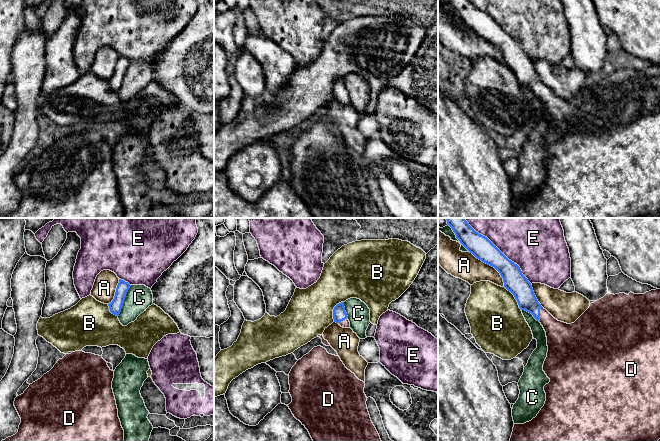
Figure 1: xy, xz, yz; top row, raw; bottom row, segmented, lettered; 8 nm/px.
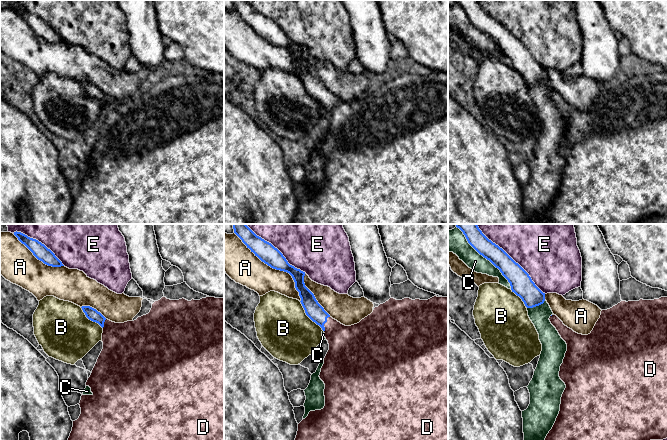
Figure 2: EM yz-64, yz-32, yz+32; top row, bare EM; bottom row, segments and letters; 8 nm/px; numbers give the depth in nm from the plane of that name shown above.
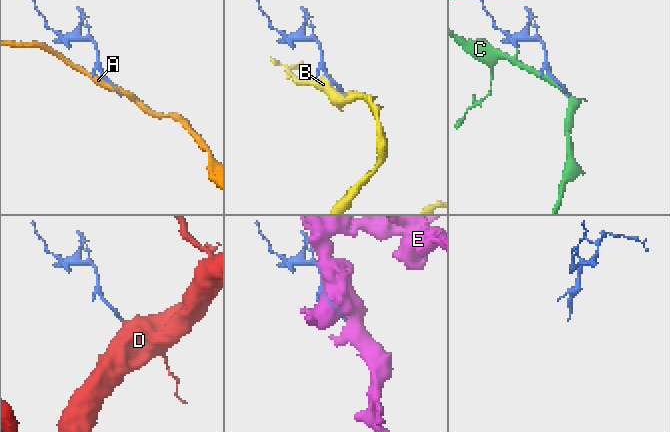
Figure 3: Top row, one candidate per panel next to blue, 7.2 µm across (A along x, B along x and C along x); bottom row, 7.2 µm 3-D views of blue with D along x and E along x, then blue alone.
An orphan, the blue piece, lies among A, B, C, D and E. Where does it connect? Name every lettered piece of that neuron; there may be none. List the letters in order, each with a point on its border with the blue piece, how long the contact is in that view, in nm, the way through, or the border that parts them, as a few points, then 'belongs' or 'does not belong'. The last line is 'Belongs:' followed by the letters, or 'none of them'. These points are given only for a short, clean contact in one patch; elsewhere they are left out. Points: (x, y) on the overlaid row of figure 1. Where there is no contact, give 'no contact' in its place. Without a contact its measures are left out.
A: meets blue in yz at (491, 265); contact 400 nm long; does not belong
B: meets blue in xz at (333, 310); contact 190 nm long; border along xz (343, 301), (334, 307), (333, 321); does not belong
C: meets blue in xy at (124, 299); contact 280 nm long; does not belong
D: meets blue in yz at (539, 314); contact 120 nm long; runs through yz (522, 290), (527, 301), (539, 314), (561, 336); belongs
E: meets blue in yz at (498, 249); contact 750 nm long; does not belong
Belongs: D

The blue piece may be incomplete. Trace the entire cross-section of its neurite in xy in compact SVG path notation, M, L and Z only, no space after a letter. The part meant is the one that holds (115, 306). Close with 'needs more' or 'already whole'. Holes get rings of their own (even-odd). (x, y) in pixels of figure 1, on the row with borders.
M119 279L119 283L116 288L114 299L111 303L108 304L110 312L116 316L118 316L121 312L126 294L131 285L124 280Z | already whole

